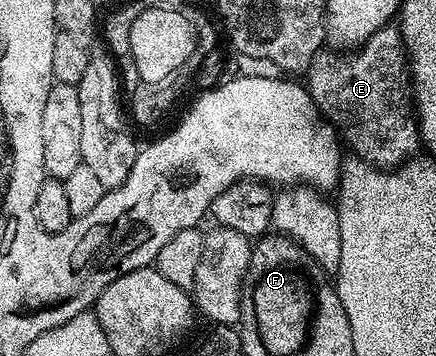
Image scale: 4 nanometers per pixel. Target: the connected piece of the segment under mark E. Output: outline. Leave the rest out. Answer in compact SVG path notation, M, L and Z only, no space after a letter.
M387 26L376 30L376 34L363 42L361 48L349 54L339 54L334 50L319 52L305 73L304 83L310 89L310 97L314 99L318 111L334 125L339 137L354 147L353 155L357 159L365 160L375 168L389 170L405 164L420 148L418 117L412 103L412 85L408 75L408 57L406 49L402 47L402 33L397 27Z

